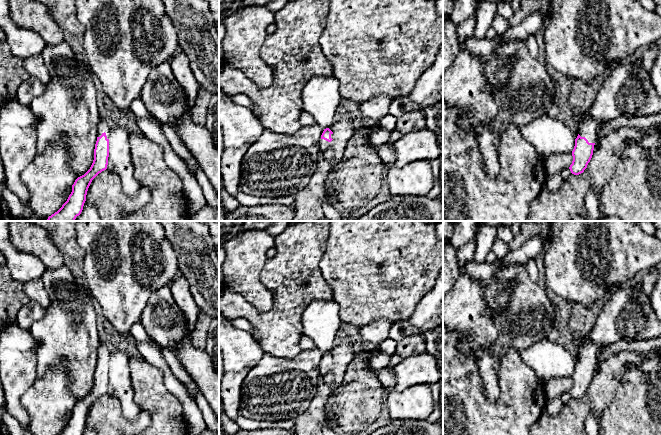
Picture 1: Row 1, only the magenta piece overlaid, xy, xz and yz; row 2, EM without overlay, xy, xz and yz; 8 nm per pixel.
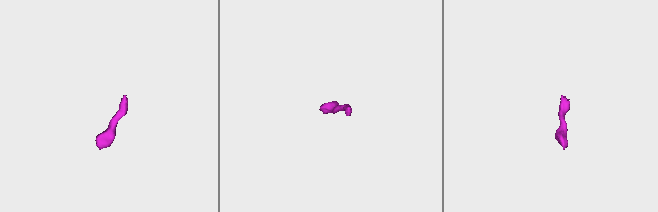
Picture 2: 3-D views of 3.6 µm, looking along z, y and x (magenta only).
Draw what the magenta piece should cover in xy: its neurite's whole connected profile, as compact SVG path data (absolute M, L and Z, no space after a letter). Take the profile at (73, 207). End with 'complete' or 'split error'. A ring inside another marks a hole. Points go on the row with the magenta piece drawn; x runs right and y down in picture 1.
M101 119L98 125L97 141L94 149L94 160L90 169L78 177L72 185L72 192L62 207L48 217L46 221L75 221L83 210L88 188L92 180L107 169L109 157L109 139L106 131L110 131L106 120Z | split error

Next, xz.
M329 128L324 129L319 142L319 147L321 151L324 151L330 146L330 142L333 140L331 138L332 134L333 132Z | split error

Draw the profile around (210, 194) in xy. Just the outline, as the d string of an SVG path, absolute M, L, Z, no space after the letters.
M161 123L160 128L170 143L173 151L178 154L193 170L195 177L202 188L203 195L207 201L207 204L219 208L219 196L216 190L204 174L200 165L193 157L189 149L181 142L173 126Z

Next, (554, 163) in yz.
M572 153L551 154L545 158L545 171L547 176L552 176L572 164Z

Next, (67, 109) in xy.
M65 40L57 45L46 45L41 55L50 73L50 79L42 94L33 98L29 105L38 120L36 154L42 153L48 145L56 141L65 141L70 155L69 164L78 178L84 175L93 163L101 120L95 78L86 64L75 59L75 53Z

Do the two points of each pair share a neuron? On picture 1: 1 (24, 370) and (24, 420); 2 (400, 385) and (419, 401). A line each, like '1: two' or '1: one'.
1: one
2: two

